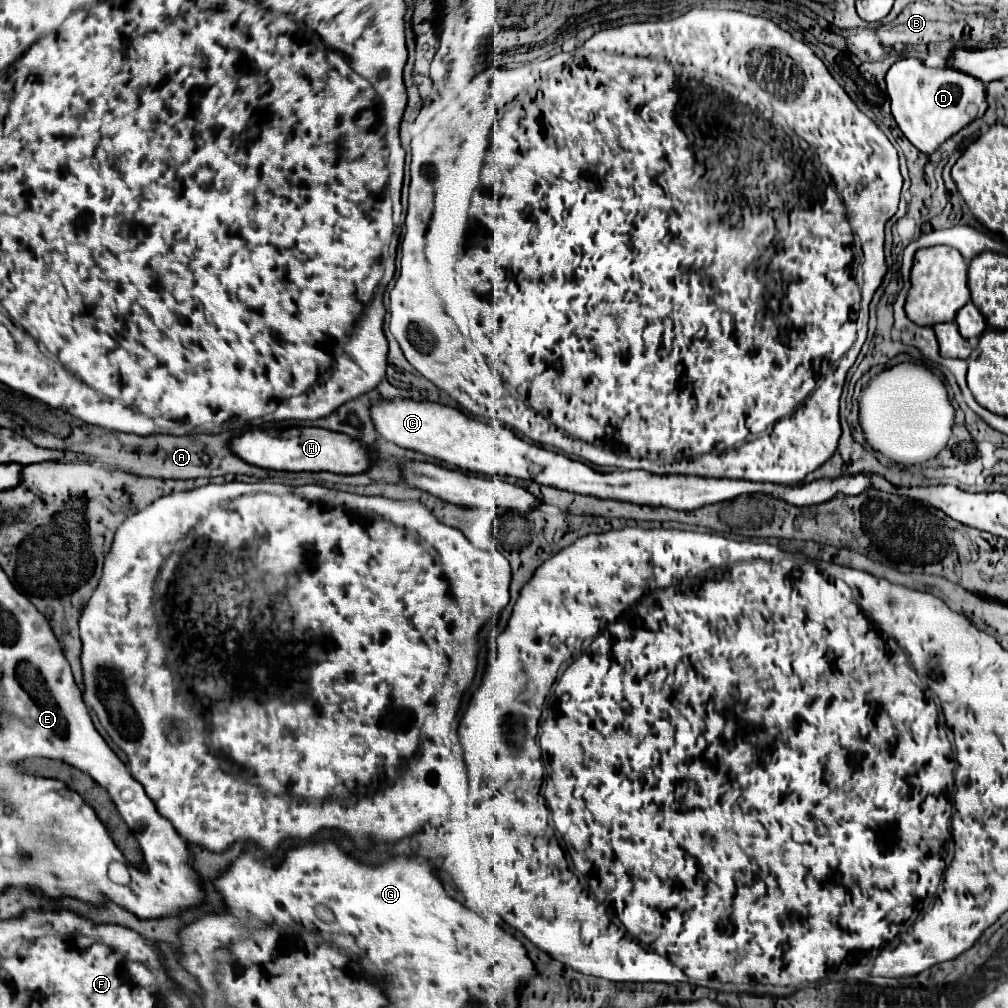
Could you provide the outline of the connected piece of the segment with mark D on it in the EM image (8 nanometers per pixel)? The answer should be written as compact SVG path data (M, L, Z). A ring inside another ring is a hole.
M918 58L894 62L886 74L886 84L898 128L924 154L932 154L942 142L980 118L988 108L986 90L980 80L952 68L926 68Z

